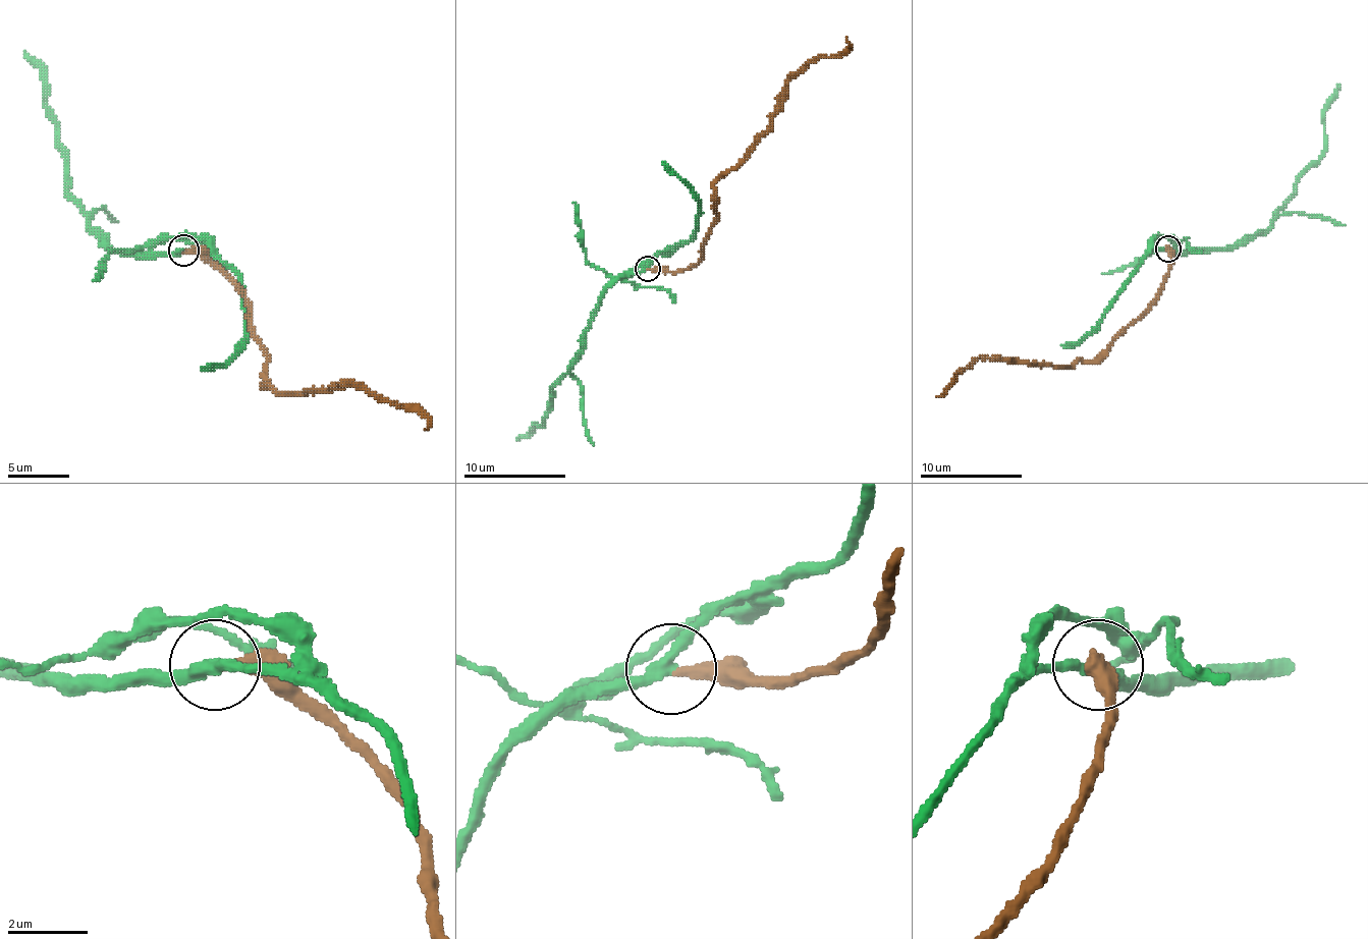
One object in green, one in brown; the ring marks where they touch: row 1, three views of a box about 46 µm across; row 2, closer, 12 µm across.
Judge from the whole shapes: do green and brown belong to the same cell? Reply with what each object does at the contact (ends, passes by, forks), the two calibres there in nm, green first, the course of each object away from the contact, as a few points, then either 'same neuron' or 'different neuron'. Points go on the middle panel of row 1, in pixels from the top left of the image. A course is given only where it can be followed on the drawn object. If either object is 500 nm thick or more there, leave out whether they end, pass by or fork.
green passes by | brown ends | 300/320 nm | green via (647, 269), (626, 272), (606, 289), (586, 343), (576, 361), (552, 386), (545, 423), (535, 425), (516, 440) | brown via (647, 269), (680, 272), (701, 259), (716, 218), (713, 184), (764, 131), (790, 80), (836, 57), (846, 37) | different neuron

